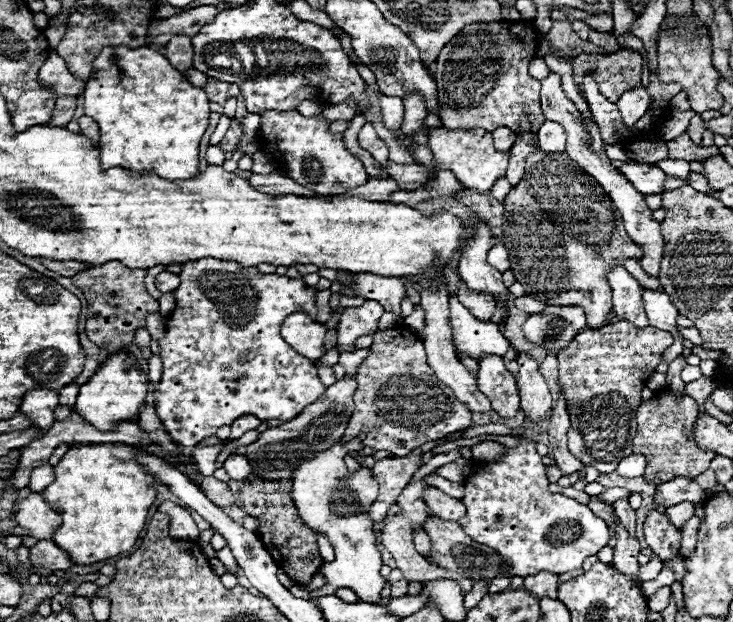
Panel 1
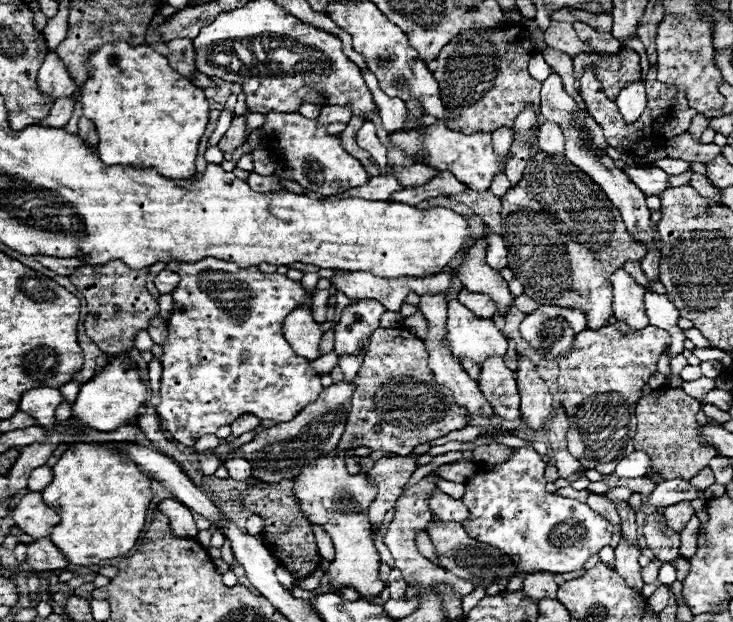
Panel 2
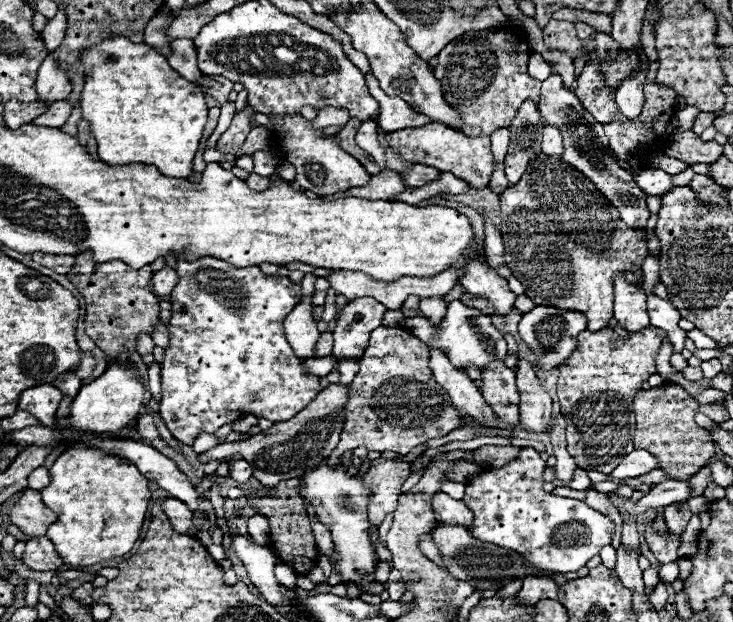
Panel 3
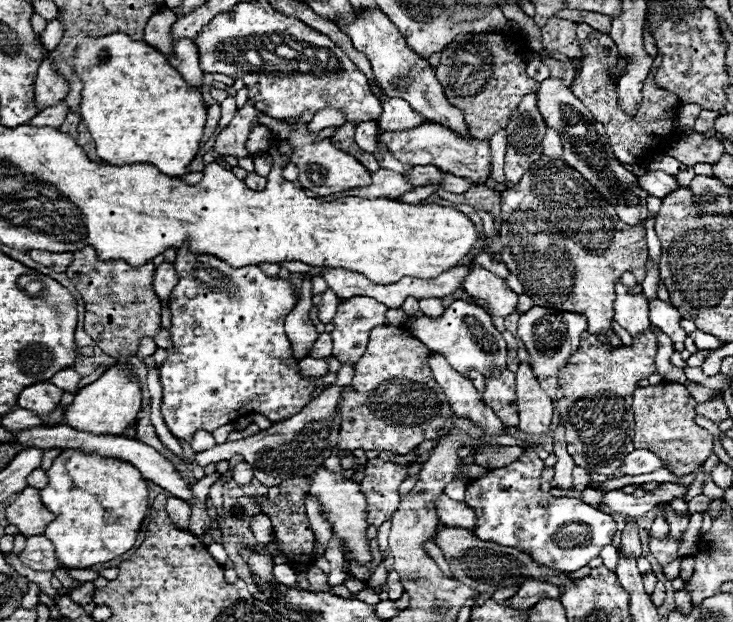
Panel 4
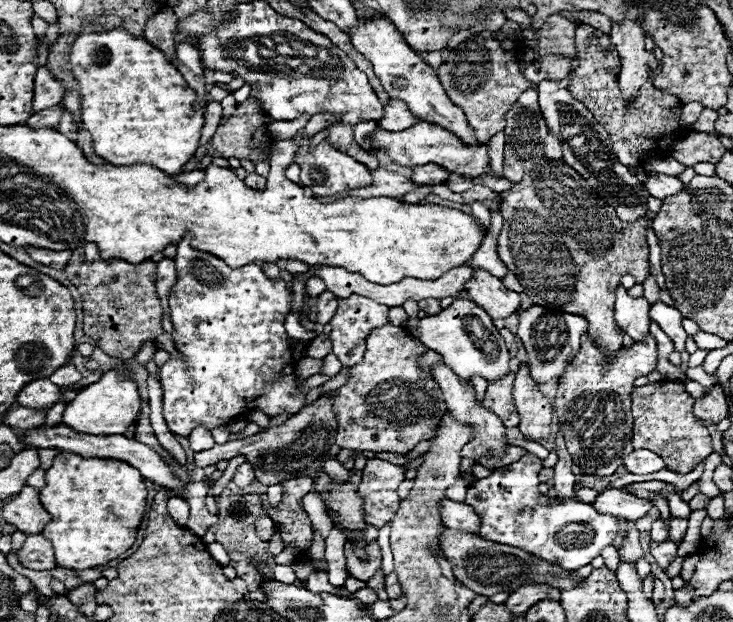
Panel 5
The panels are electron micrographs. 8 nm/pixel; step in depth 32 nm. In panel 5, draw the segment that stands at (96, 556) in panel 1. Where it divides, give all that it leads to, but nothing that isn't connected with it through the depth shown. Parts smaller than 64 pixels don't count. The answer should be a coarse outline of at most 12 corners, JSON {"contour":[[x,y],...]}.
{"contour":[[60,452],[40,502],[58,568],[108,564],[146,510],[140,472]]}

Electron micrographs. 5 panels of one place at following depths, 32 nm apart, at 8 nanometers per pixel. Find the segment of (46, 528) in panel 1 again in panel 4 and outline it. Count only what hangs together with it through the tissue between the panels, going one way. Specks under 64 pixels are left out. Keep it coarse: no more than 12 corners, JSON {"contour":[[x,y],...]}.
{"contour":[[24,488],[4,512],[24,536],[44,534],[54,514],[36,488]]}

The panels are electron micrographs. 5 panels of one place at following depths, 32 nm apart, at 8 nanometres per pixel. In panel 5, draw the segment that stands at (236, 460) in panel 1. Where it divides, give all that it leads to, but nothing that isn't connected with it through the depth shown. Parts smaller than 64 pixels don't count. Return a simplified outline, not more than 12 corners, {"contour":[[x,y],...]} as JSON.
{"contour":[[248,462],[238,468],[234,484],[240,488],[256,480],[254,466]]}

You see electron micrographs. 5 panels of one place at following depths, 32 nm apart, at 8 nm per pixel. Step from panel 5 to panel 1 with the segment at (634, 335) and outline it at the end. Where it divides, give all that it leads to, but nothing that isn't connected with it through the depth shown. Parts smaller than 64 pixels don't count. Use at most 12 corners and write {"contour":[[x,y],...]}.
{"contour":[[622,266],[608,272],[614,314],[646,328],[644,288]]}

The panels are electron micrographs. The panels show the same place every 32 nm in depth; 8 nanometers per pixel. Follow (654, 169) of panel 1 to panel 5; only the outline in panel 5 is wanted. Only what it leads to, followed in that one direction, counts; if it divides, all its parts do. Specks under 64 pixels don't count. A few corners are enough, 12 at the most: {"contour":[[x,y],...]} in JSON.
{"contour":[[652,174],[644,188],[650,196],[666,200],[686,186],[678,176]]}

